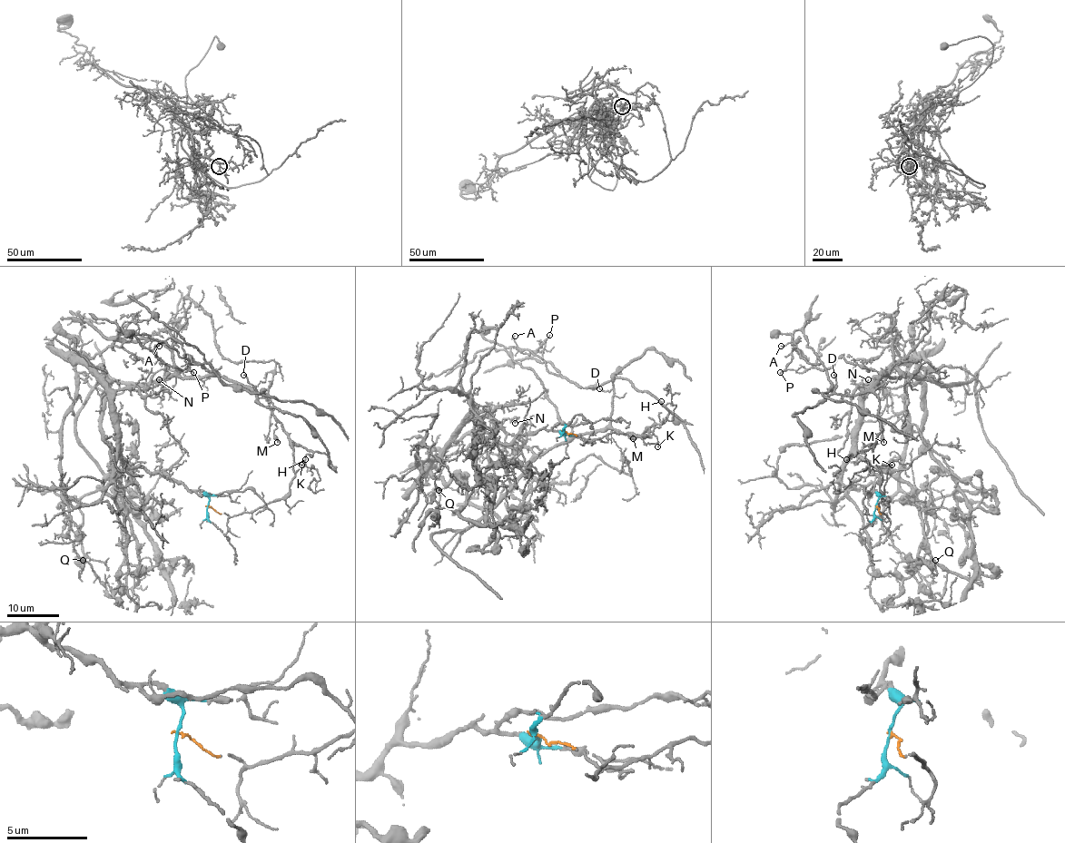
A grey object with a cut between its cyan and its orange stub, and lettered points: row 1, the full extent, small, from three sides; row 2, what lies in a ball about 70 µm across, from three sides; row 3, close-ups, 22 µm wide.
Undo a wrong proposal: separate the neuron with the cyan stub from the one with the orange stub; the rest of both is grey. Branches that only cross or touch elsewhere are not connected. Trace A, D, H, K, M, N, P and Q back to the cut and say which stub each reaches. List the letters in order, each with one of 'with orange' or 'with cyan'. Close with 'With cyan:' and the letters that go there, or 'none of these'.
A: with orange
D: with orange
H: with orange
K: with orange
M: with orange
N: with cyan
P: with orange
Q: with cyan
With cyan: N, Q

